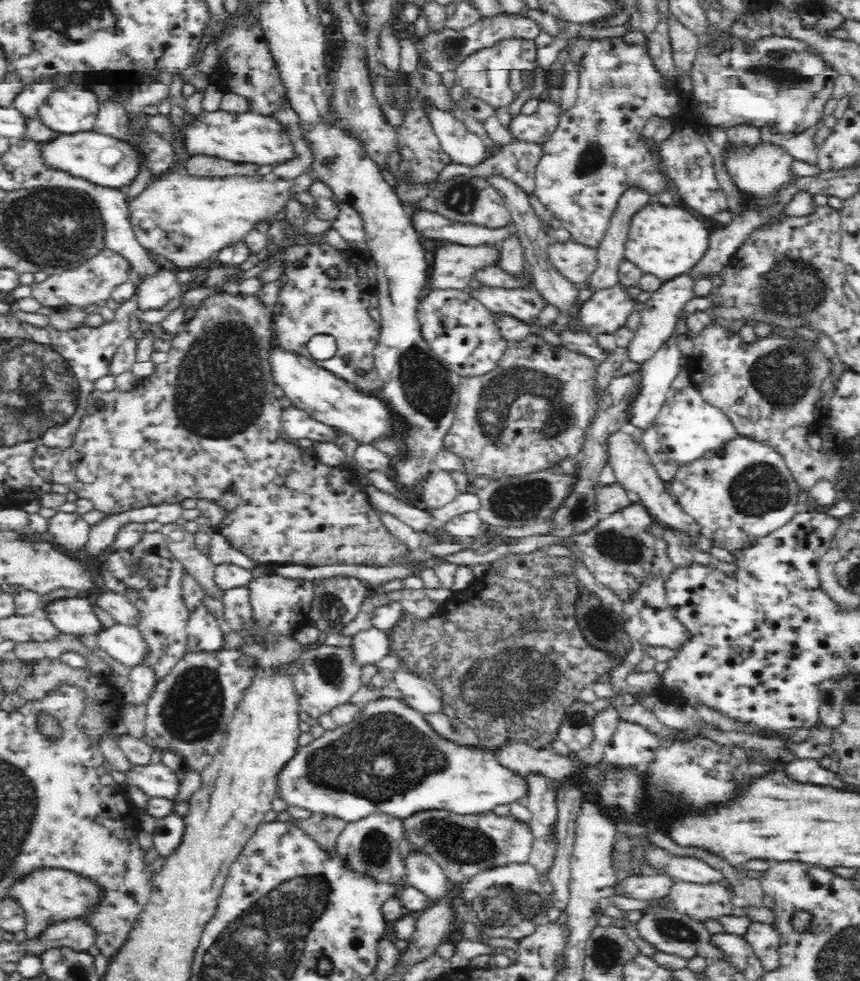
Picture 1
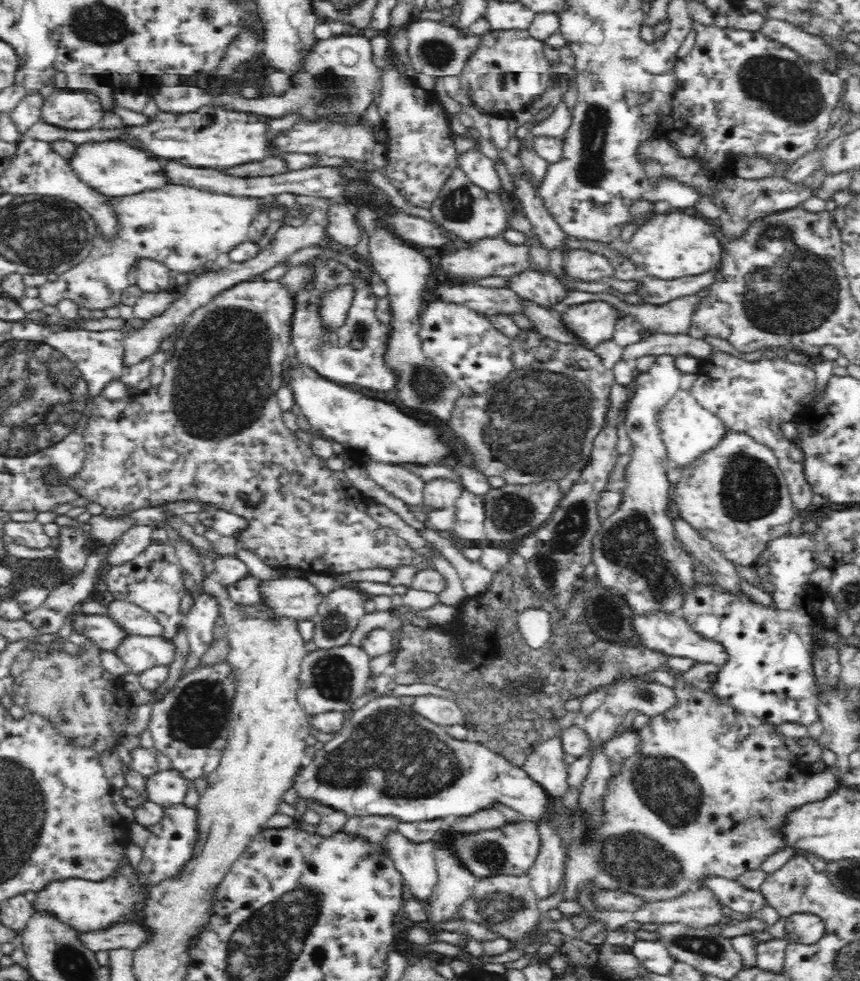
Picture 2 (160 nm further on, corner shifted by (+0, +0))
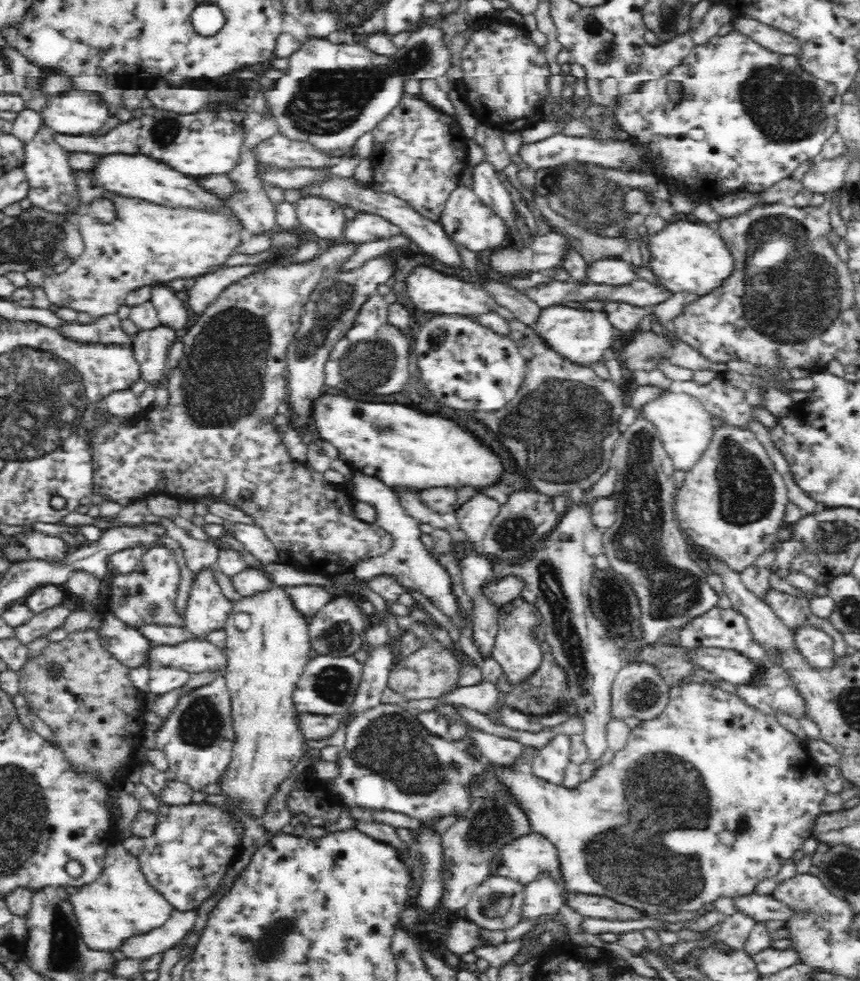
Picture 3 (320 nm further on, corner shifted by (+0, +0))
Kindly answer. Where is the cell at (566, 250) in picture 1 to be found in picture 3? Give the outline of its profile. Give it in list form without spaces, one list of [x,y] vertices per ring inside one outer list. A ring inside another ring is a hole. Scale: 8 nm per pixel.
[[[606,257],[586,262],[585,276],[588,282],[612,286],[622,286],[622,284],[628,284],[627,282],[638,278],[634,266],[626,262],[624,258]]]

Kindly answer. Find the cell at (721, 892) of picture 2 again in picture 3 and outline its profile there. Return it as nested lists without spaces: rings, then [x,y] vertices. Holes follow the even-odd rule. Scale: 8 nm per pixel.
[[[755,890],[736,895],[731,898],[731,901],[738,912],[756,922],[779,920],[785,924],[793,913],[783,901],[776,900],[772,895],[756,893]]]

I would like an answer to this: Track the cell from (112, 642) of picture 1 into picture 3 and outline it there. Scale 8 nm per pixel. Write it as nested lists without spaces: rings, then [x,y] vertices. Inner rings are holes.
[[[186,639],[173,645],[152,645],[145,652],[143,666],[176,667],[188,673],[208,669],[225,670],[223,650],[207,639]]]

